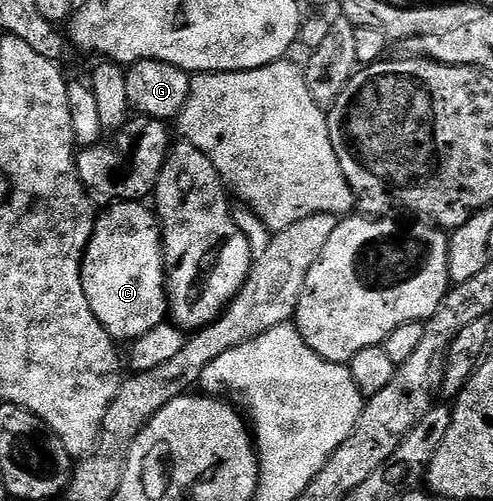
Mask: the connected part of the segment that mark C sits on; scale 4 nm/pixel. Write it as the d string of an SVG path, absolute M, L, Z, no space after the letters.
M123 200L120 204L111 204L106 212L94 221L94 233L86 247L82 259L82 285L92 306L92 314L108 330L115 342L133 342L148 334L167 319L168 301L166 298L166 256L162 252L162 225L153 207L145 208L145 203L137 200Z

